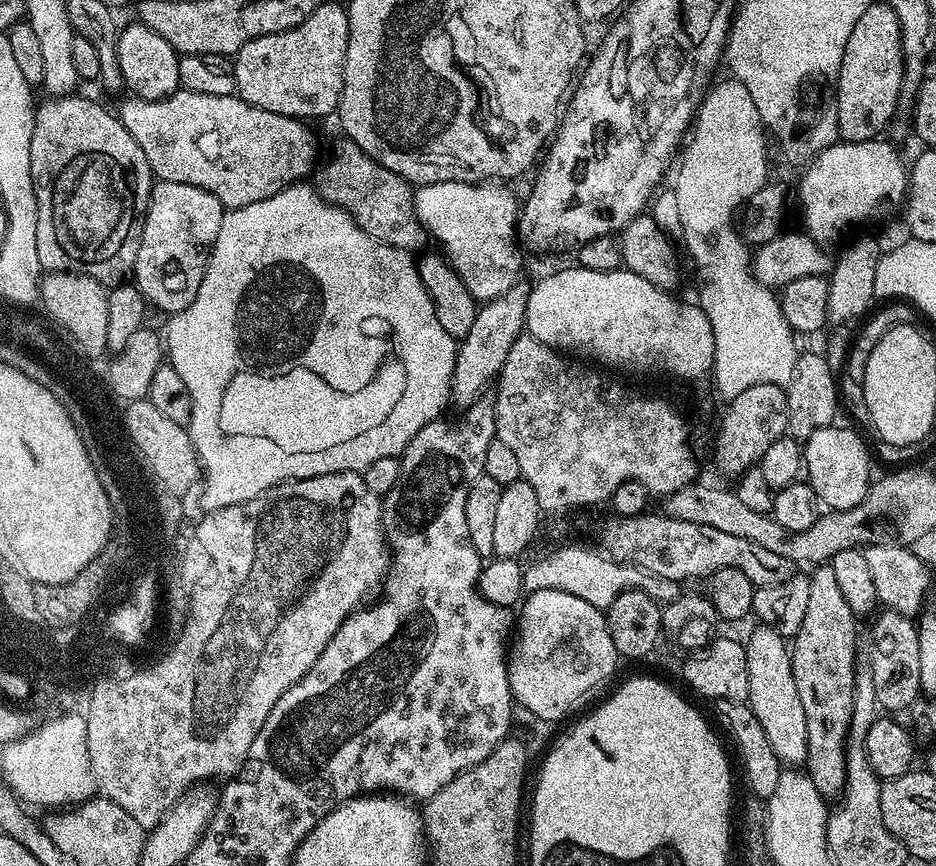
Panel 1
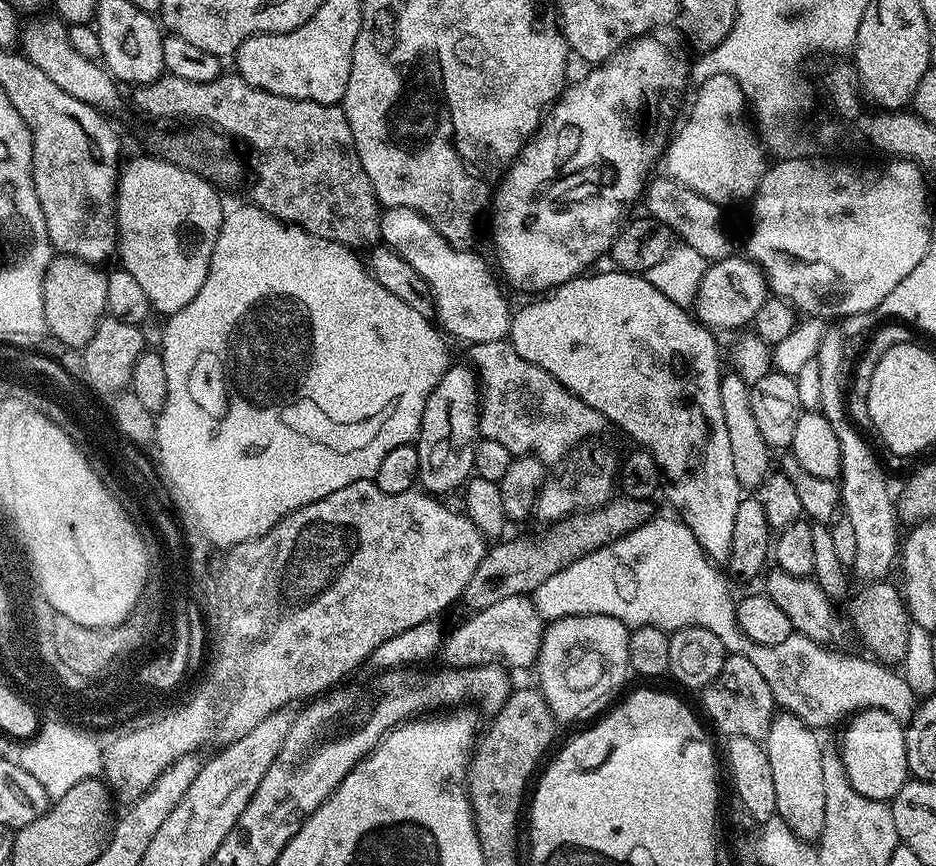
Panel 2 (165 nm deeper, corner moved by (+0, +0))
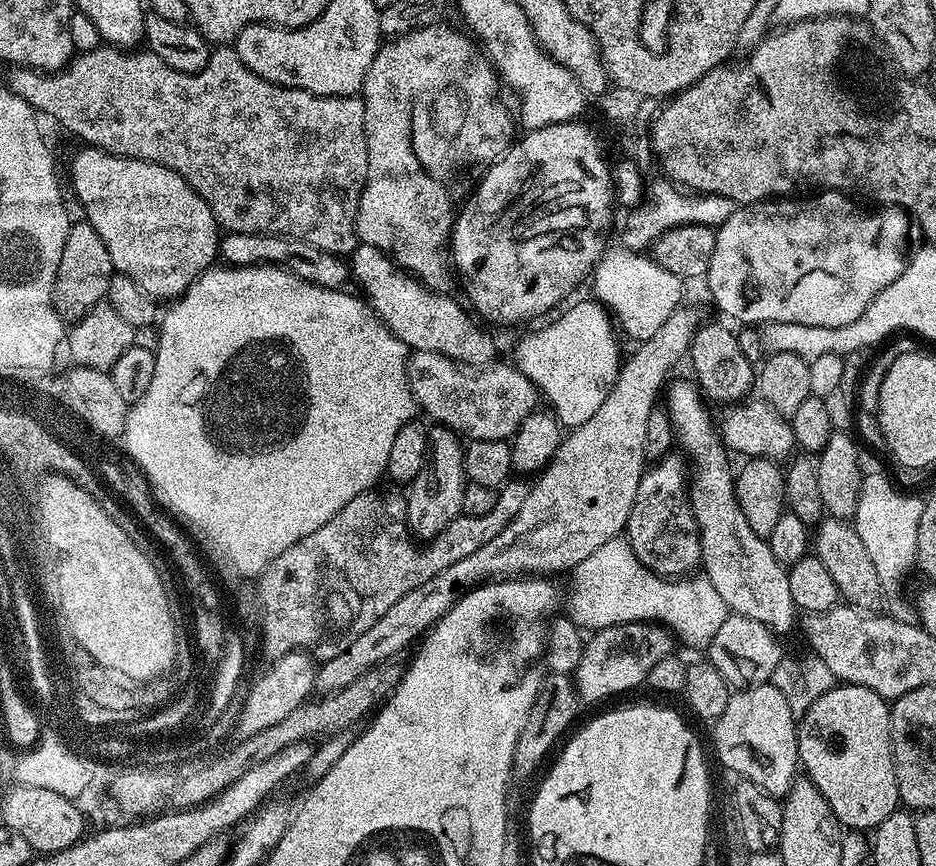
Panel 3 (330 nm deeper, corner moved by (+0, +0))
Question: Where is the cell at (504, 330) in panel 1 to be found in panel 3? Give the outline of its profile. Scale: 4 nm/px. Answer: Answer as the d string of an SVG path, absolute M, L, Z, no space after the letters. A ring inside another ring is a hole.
M440 422L433 423L428 428L428 463L420 471L418 478L414 478L414 482L406 488L408 526L417 537L435 536L455 516L463 513L462 494L466 483L464 449L465 445L455 428Z

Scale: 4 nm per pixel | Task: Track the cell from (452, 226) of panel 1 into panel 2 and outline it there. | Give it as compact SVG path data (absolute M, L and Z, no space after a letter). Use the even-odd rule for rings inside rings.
M384 208L381 211L380 240L426 278L436 301L435 319L449 337L457 336L473 345L502 340L509 335L514 312L511 307L508 309L505 289L489 261L488 265L478 253L457 246L426 217L409 208Z

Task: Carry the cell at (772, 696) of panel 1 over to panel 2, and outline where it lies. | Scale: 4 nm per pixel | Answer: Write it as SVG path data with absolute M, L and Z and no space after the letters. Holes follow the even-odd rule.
M781 711L773 715L772 725L763 741L770 758L770 771L774 773L774 802L776 816L800 840L819 841L822 822L826 822L826 798L822 787L822 754L824 748L815 731L807 728L794 714Z

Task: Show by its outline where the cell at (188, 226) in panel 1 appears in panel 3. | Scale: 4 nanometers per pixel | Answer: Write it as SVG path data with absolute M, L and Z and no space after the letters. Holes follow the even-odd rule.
M91 146L81 149L72 168L72 186L77 198L84 203L87 224L94 226L98 238L106 242L106 250L110 250L113 269L126 274L126 278L134 278L134 282L157 302L172 302L183 296L200 275L213 267L215 260L212 259L218 256L222 232L210 206L188 185L182 174L166 166L149 160L131 160L128 156L113 156Z

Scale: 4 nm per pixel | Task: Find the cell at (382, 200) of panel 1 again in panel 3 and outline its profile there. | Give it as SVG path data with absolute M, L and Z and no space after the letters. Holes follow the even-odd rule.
M101 46L89 52L79 53L72 63L62 72L33 72L30 68L17 67L10 79L13 92L20 95L33 109L41 113L49 112L58 121L64 122L72 132L84 139L85 145L110 152L113 156L128 156L131 160L149 160L166 166L182 178L210 206L217 225L229 233L246 232L282 236L289 240L301 240L315 248L337 254L351 254L358 247L356 234L356 215L360 205L360 195L368 183L368 147L364 133L364 102L359 95L319 96L297 88L283 88L258 78L236 56L235 47L220 46L209 55L206 66L201 72L179 72L158 58L158 54L147 50L125 50L111 46Z

